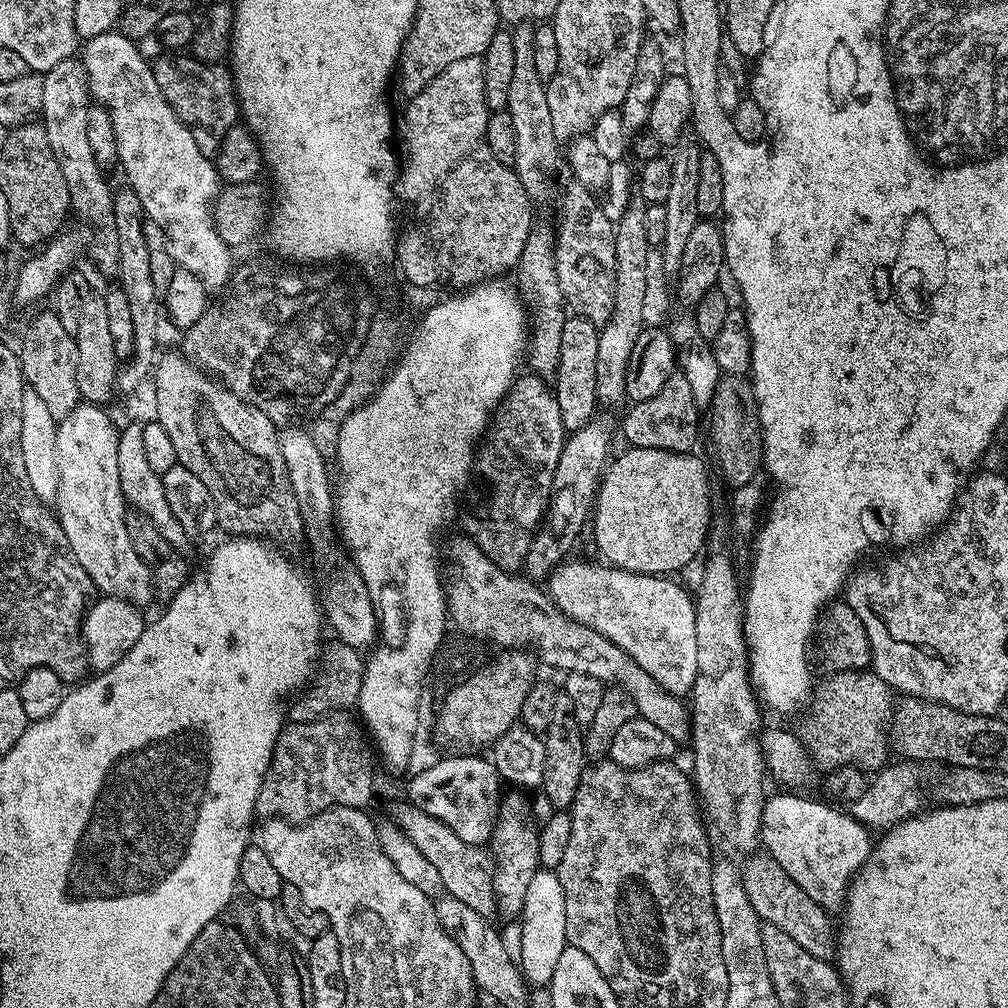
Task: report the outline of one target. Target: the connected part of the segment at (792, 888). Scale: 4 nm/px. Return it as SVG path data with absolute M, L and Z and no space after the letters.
M761 854L750 857L742 864L740 881L746 890L746 898L750 898L750 906L754 906L761 921L775 925L784 934L790 934L790 938L794 938L802 950L814 954L814 958L835 961L837 933L834 931L834 920L832 924L828 917L831 915L818 906L814 898L810 898L810 894L806 894L806 890L802 890L802 886L798 886L786 870L782 870L782 866L778 866L773 856Z

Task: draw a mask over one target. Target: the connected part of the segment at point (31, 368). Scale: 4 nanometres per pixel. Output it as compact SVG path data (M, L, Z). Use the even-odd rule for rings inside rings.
M45 310L29 322L20 348L18 344L18 355L25 385L32 388L38 398L42 398L42 403L50 409L55 420L65 420L82 400L76 377L75 335L62 327L55 312Z

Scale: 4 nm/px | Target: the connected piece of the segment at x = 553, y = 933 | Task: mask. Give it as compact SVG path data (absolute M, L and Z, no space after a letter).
M537 870L530 878L526 902L518 917L520 923L520 960L518 967L529 985L548 986L554 978L554 966L562 950L569 947L566 938L566 898L559 875L552 870Z

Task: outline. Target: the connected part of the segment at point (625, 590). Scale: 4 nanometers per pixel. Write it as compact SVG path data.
M561 563L547 581L552 603L564 615L610 638L617 650L638 662L638 666L642 666L642 670L646 670L646 674L666 691L681 698L687 697L695 686L695 676L699 674L696 606L687 590L664 574L625 572L603 563L568 563Z

